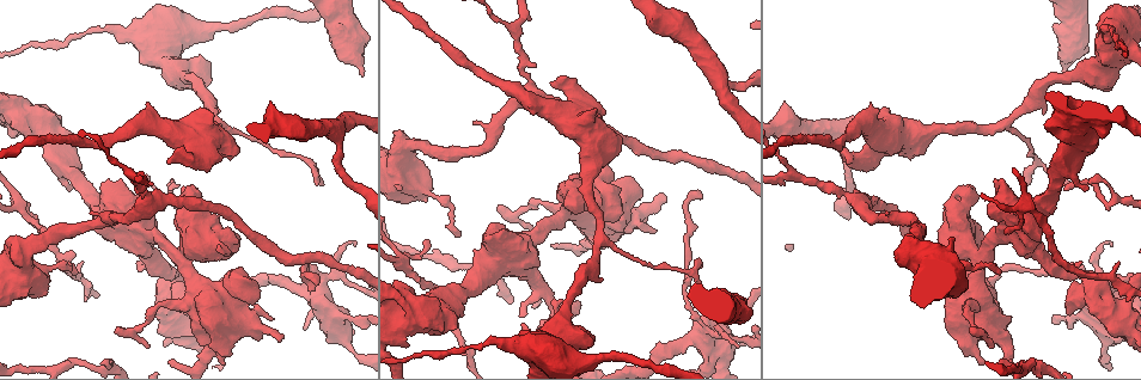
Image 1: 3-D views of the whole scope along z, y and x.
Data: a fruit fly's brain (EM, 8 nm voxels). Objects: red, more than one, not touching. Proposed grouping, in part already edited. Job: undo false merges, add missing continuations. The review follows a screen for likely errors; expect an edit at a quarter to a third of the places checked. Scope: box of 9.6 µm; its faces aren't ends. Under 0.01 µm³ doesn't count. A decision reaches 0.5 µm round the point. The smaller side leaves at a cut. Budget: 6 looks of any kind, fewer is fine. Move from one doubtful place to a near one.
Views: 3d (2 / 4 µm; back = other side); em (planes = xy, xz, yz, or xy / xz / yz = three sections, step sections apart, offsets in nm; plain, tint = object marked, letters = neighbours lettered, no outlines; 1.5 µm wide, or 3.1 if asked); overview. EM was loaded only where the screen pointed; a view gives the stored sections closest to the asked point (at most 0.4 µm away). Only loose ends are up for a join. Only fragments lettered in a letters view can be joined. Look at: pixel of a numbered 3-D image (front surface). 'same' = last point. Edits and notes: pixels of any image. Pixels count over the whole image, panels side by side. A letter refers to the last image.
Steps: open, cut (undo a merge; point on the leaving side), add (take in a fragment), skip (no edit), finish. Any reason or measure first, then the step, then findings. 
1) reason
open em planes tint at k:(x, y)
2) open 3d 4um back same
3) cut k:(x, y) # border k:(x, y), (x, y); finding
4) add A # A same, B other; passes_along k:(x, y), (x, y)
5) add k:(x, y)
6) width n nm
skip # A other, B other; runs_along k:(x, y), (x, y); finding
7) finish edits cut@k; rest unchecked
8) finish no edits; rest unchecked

sudden change in width
open 3d 4um back at 1:(502, 342)

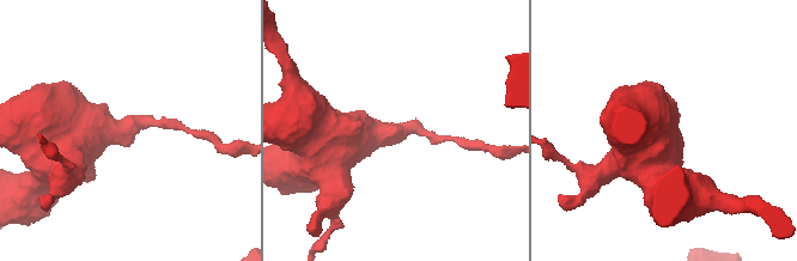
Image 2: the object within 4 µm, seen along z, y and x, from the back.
open em xz step 4 tint at 2:(390, 134)

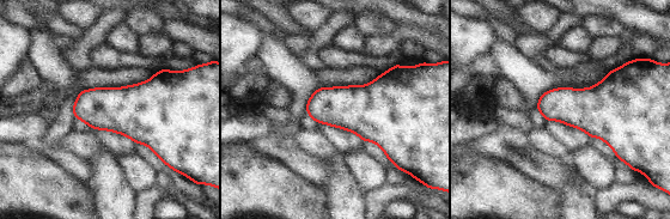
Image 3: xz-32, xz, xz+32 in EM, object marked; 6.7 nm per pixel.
cut it another way
open em xy step 4 letters same

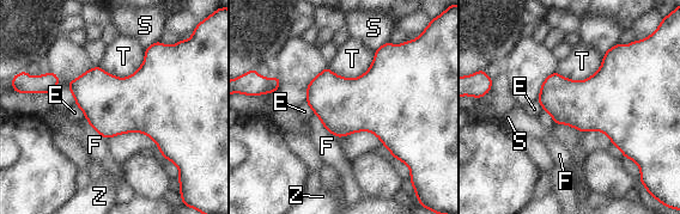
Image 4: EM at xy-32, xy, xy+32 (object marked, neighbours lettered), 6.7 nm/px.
longest_contact T 340 nm
skip # E other, F other, S other, T other, Z other; border 4:(554, 122), (569, 124), (583, 133); one neuron here

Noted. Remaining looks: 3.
narrows sharply
open em planes letters at 1:(139, 329)

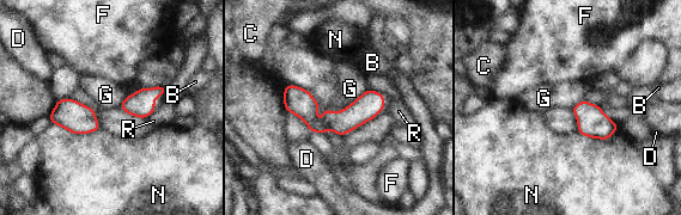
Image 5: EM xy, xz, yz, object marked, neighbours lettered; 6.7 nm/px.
skip # B other, C other, D other, F other, G other, N other, R other; runs_along 5:(301, 99), (316, 122), (381, 105); all the same neuron

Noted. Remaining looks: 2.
finish no edits; rest unchecked

